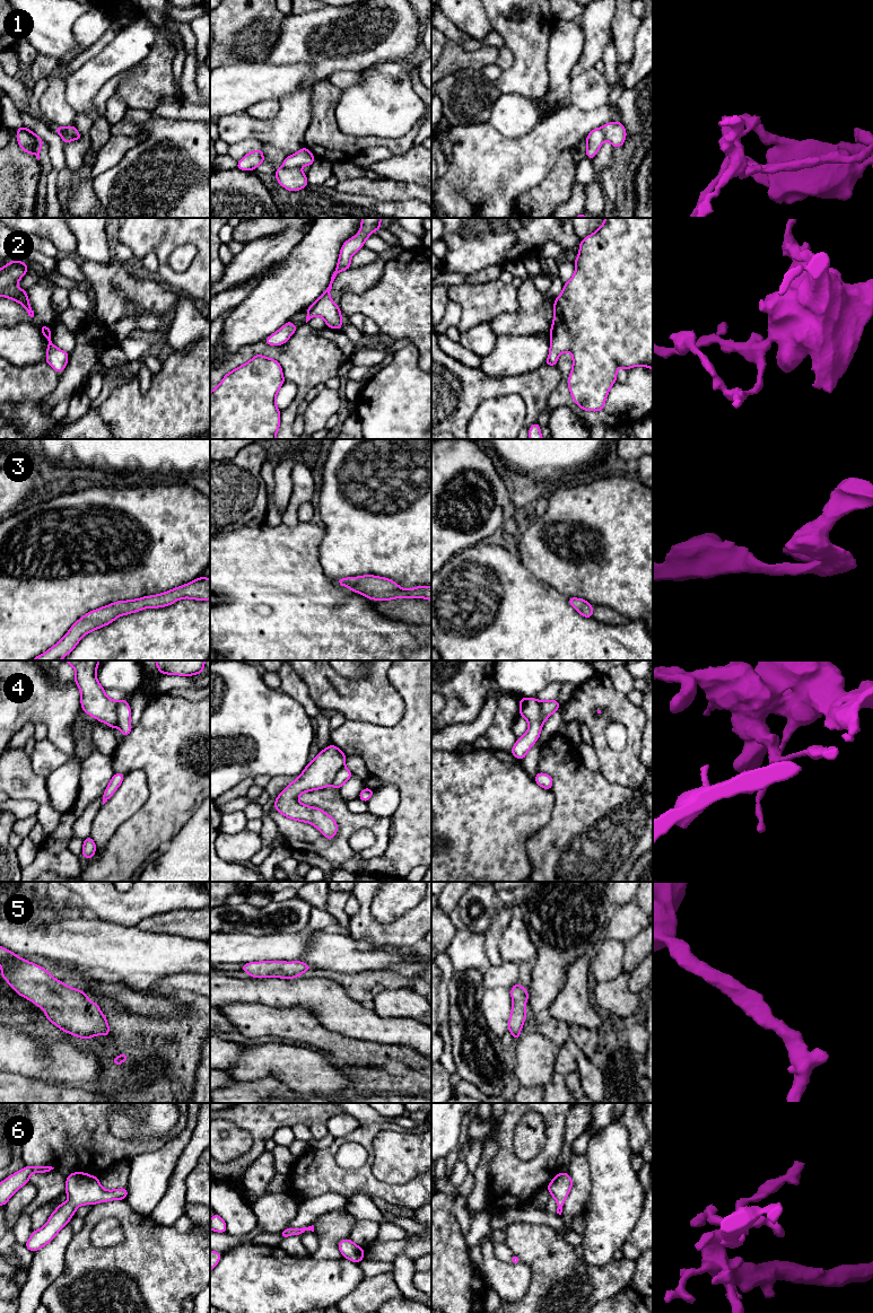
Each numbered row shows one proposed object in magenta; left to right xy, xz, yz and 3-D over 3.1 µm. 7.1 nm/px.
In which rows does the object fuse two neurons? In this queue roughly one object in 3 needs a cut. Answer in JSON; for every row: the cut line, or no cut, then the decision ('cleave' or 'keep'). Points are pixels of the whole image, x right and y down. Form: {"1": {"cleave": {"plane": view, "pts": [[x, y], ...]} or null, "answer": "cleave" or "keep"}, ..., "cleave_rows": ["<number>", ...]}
{"1": {"cleave": {"plane": "xy", "pts": [[61, 134], [69, 133], [80, 138]]}, "answer": "cleave"}, "2": {"cleave": null, "answer": "keep"}, "3": {"cleave": null, "answer": "keep"}, "4": {"cleave": {"plane": "yz", "pts": [[542, 701], [541, 725]]}, "answer": "cleave"}, "5": {"cleave": null, "answer": "keep"}, "6": {"cleave": null, "answer": "keep"}, "cleave_rows": ["1", "4"]}

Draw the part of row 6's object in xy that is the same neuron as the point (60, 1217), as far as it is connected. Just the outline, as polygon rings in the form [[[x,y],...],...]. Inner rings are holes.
[[[82,1172],[67,1175],[66,1193],[69,1201],[60,1203],[51,1214],[47,1223],[40,1229],[33,1231],[25,1246],[33,1253],[50,1243],[54,1236],[69,1223],[76,1209],[82,1205],[95,1205],[111,1200],[125,1200],[128,1188],[105,1190],[99,1180]]]

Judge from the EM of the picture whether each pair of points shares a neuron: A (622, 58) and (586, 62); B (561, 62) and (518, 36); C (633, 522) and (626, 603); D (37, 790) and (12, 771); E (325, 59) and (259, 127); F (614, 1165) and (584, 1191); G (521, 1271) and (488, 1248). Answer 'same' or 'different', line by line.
A: different
B: different
C: same
D: same
E: same
F: different
G: same

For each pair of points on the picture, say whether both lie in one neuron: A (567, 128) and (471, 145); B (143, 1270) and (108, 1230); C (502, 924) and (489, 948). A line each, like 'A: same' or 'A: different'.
A: same
B: different
C: same

